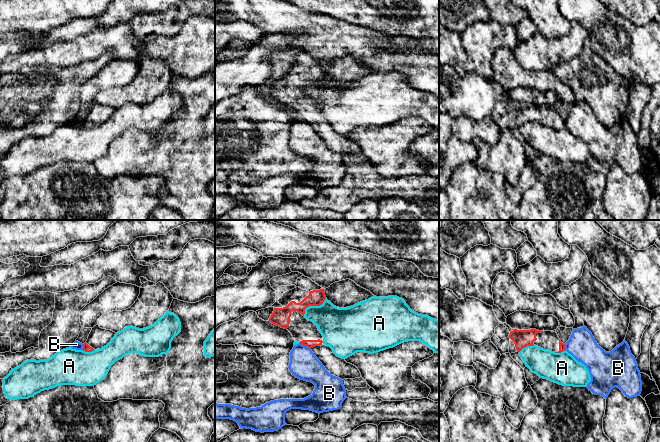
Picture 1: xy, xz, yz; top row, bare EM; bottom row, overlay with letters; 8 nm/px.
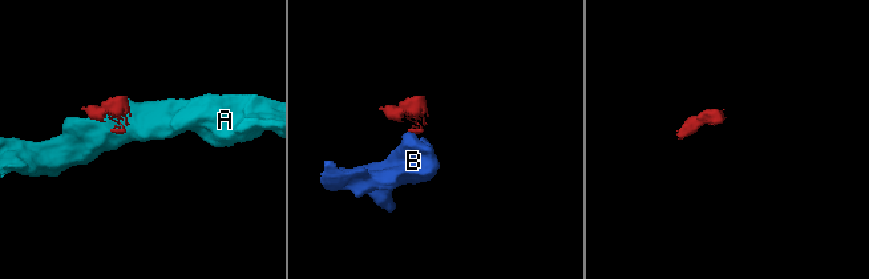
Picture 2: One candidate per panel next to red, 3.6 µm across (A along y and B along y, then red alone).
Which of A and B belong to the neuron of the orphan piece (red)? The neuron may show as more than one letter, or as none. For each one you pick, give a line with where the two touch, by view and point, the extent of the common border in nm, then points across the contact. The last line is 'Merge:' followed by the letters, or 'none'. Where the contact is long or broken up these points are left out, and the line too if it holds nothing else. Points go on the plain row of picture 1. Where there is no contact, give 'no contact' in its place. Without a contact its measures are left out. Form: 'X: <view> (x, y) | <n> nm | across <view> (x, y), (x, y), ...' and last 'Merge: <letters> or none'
Merge: none

